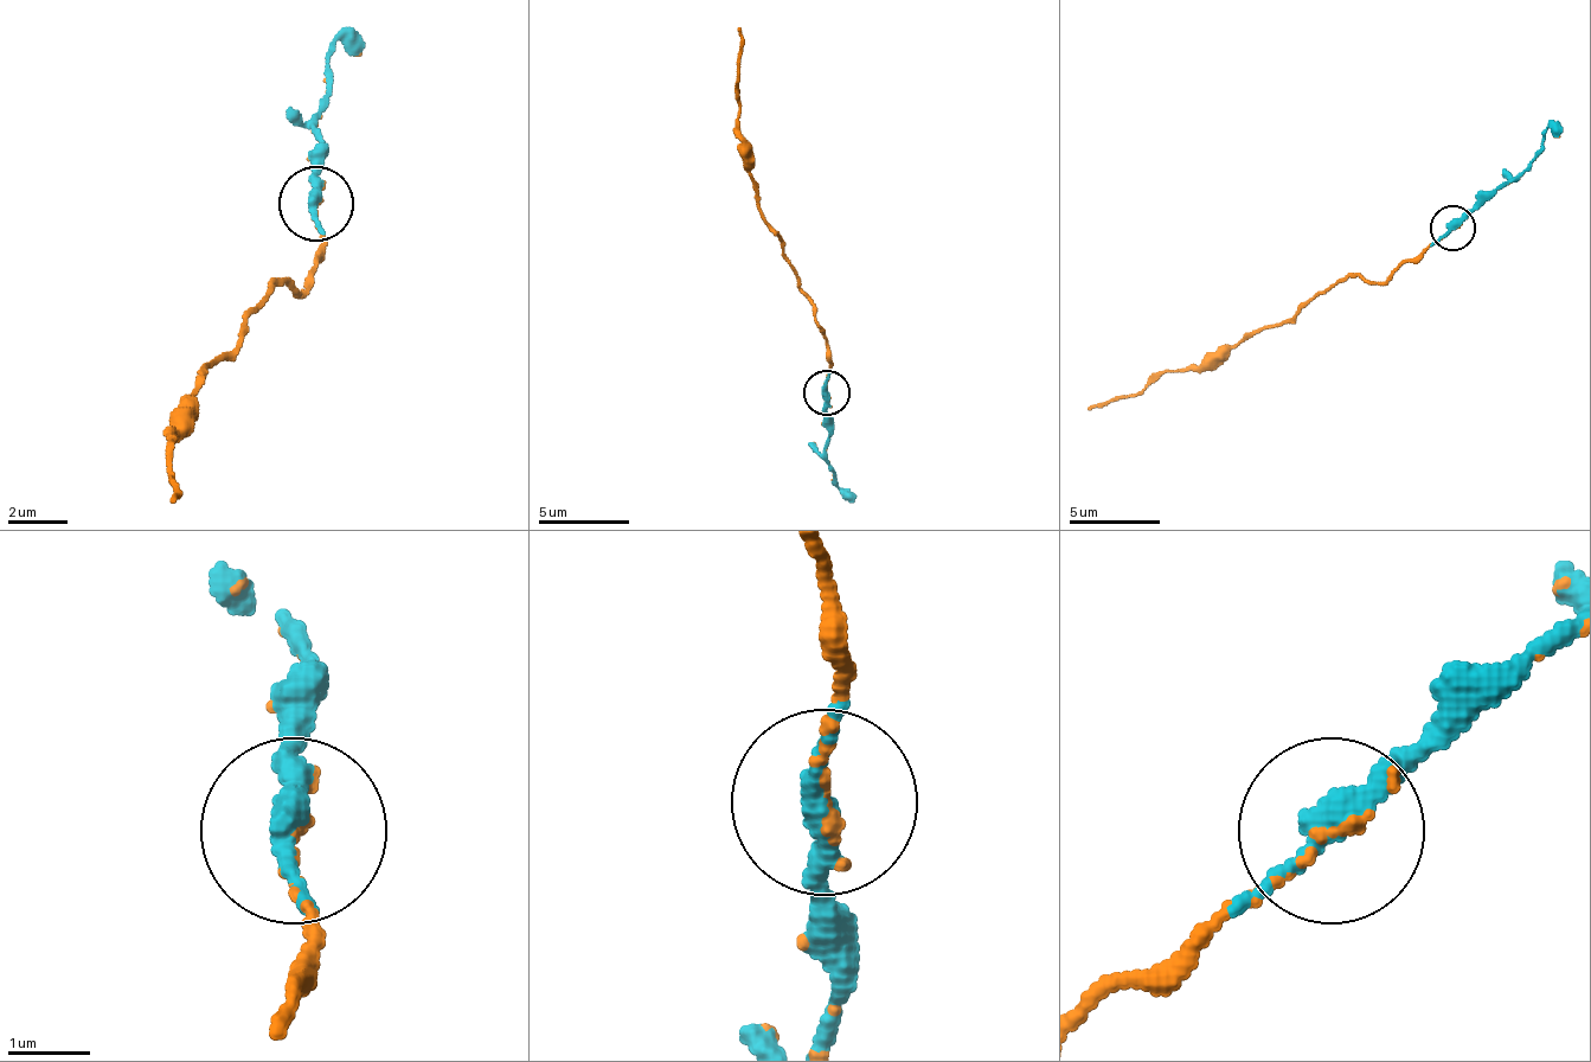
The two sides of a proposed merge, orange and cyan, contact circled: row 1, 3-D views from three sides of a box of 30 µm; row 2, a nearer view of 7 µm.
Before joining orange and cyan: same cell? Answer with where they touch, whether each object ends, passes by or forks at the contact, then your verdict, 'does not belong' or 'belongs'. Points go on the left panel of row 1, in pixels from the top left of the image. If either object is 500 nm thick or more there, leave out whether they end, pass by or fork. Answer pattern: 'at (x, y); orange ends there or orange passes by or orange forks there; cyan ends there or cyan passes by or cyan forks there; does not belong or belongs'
at (316, 204); orange ends there; cyan passes by; belongs

